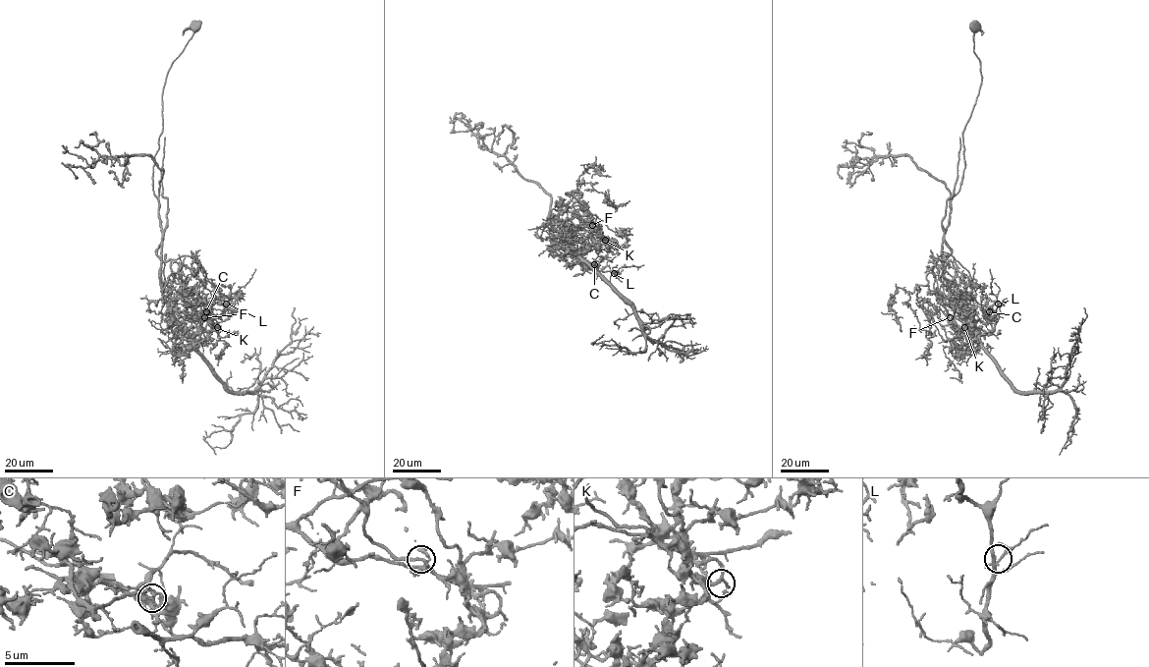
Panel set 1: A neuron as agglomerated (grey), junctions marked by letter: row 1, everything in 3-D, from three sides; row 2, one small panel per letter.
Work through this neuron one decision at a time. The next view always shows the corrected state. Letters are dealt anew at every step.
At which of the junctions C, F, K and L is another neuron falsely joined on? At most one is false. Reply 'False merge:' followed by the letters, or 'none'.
False merge: C

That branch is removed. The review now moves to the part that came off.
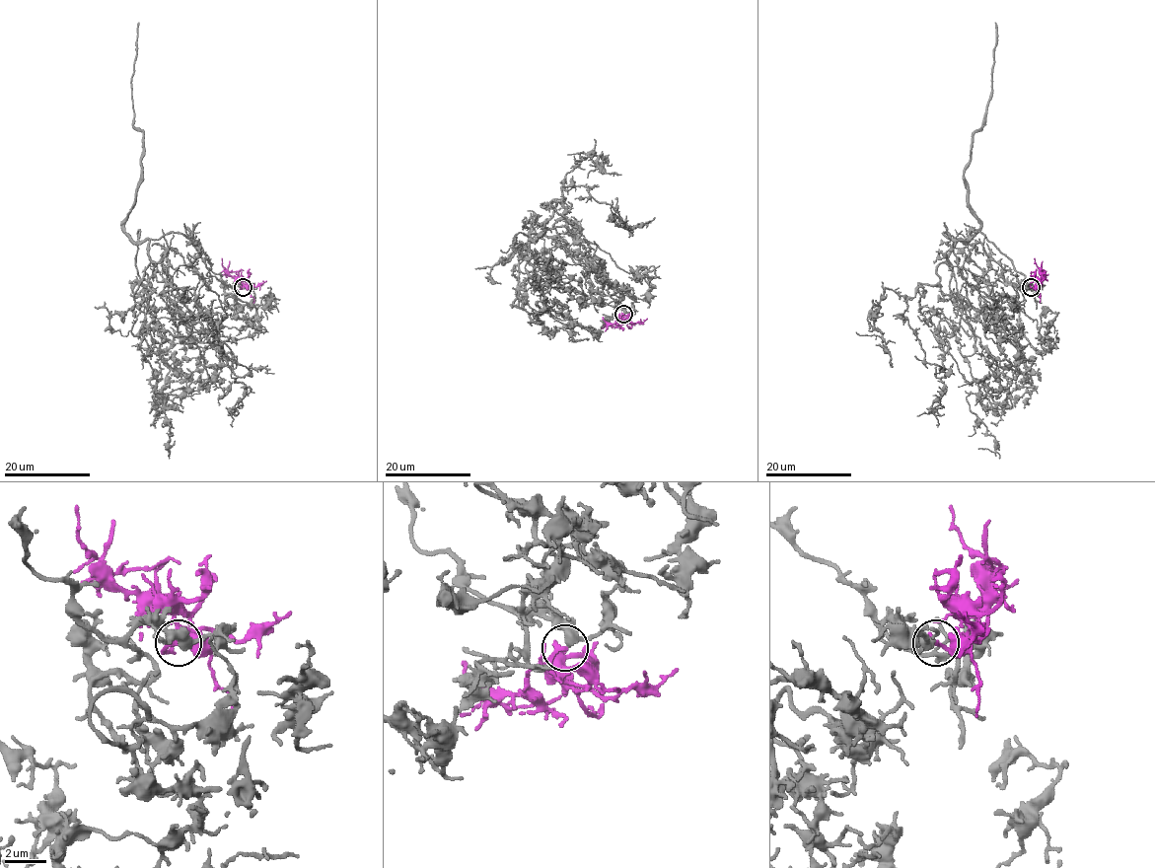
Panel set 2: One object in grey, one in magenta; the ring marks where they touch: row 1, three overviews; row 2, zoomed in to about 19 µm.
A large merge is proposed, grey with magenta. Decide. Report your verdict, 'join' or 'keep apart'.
join

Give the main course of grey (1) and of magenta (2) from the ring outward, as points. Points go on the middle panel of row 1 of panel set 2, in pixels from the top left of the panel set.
1: (623, 314), (592, 291), (570, 233), (530, 237), (546, 220), (547, 237), (612, 287), (543, 228)
2: (623, 314), (620, 317), (622, 321), (613, 324), (608, 324), (603, 318)

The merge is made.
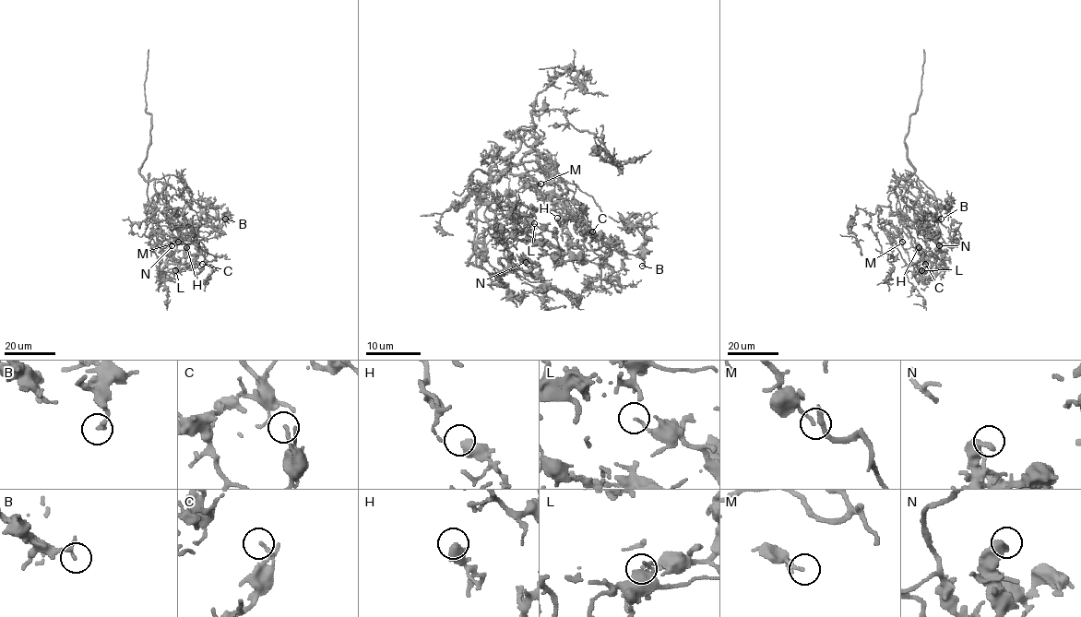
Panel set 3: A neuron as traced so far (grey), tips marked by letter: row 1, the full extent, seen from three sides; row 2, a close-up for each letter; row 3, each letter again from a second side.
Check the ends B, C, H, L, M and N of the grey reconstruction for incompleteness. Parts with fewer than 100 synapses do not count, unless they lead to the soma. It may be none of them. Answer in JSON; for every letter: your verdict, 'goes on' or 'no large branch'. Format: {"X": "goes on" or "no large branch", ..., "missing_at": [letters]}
{"B": "no large branch", "C": "no large branch", "H": "no large branch", "L": "no large branch", "M": "no large branch", "N": "no large branch", "missing_at": []}

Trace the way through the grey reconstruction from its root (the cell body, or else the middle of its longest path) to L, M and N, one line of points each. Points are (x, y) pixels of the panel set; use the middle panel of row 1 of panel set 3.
L: (500, 161), (489, 172), (476, 170), (468, 190), (535, 241), (559, 246), (534, 223)
M: (500, 161), (518, 148), (521, 129), (520, 137), (512, 136), (513, 131), (534, 139), (521, 162), (540, 183)
N: (500, 161), (489, 172), (476, 170), (469, 184), (512, 243), (504, 257), (528, 270), (526, 262)

